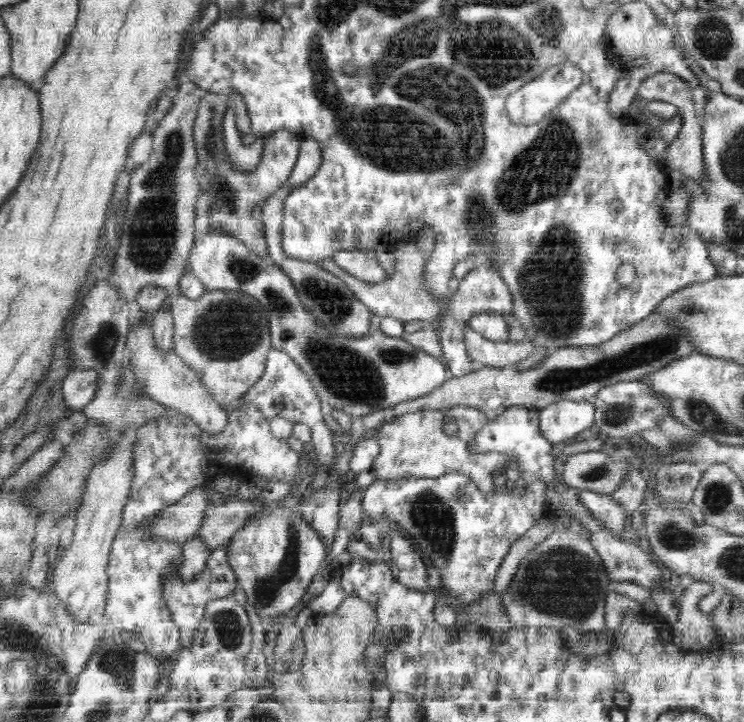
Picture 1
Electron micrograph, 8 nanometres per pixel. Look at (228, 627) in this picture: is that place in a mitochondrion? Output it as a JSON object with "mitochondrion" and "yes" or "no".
{"mitochondrion":"yes"}

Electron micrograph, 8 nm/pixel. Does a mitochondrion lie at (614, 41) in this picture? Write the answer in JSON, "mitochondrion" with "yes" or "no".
{"mitochondrion":"no"}

